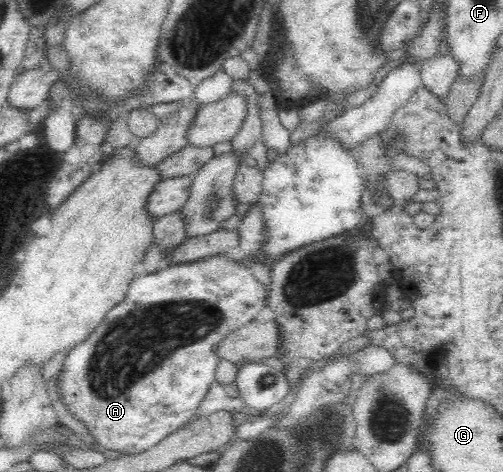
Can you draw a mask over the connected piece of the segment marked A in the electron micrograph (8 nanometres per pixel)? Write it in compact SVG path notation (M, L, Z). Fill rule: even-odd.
M235 253L218 254L217 256L181 264L162 265L160 270L154 273L147 273L138 277L134 276L124 299L108 311L102 323L88 335L88 339L76 345L72 351L68 351L68 357L66 357L64 367L62 367L62 373L58 377L58 389L60 389L62 403L67 405L74 419L77 419L84 424L84 427L88 428L88 432L90 432L90 435L98 442L98 446L101 448L119 451L121 456L147 451L157 445L159 441L162 441L164 437L170 436L173 432L182 428L195 416L198 406L210 389L210 384L215 380L215 369L219 360L215 352L217 345L230 333L240 329L242 325L257 319L268 297L268 288L264 288L261 285L251 274L250 268L240 262L240 257L235 255Z

